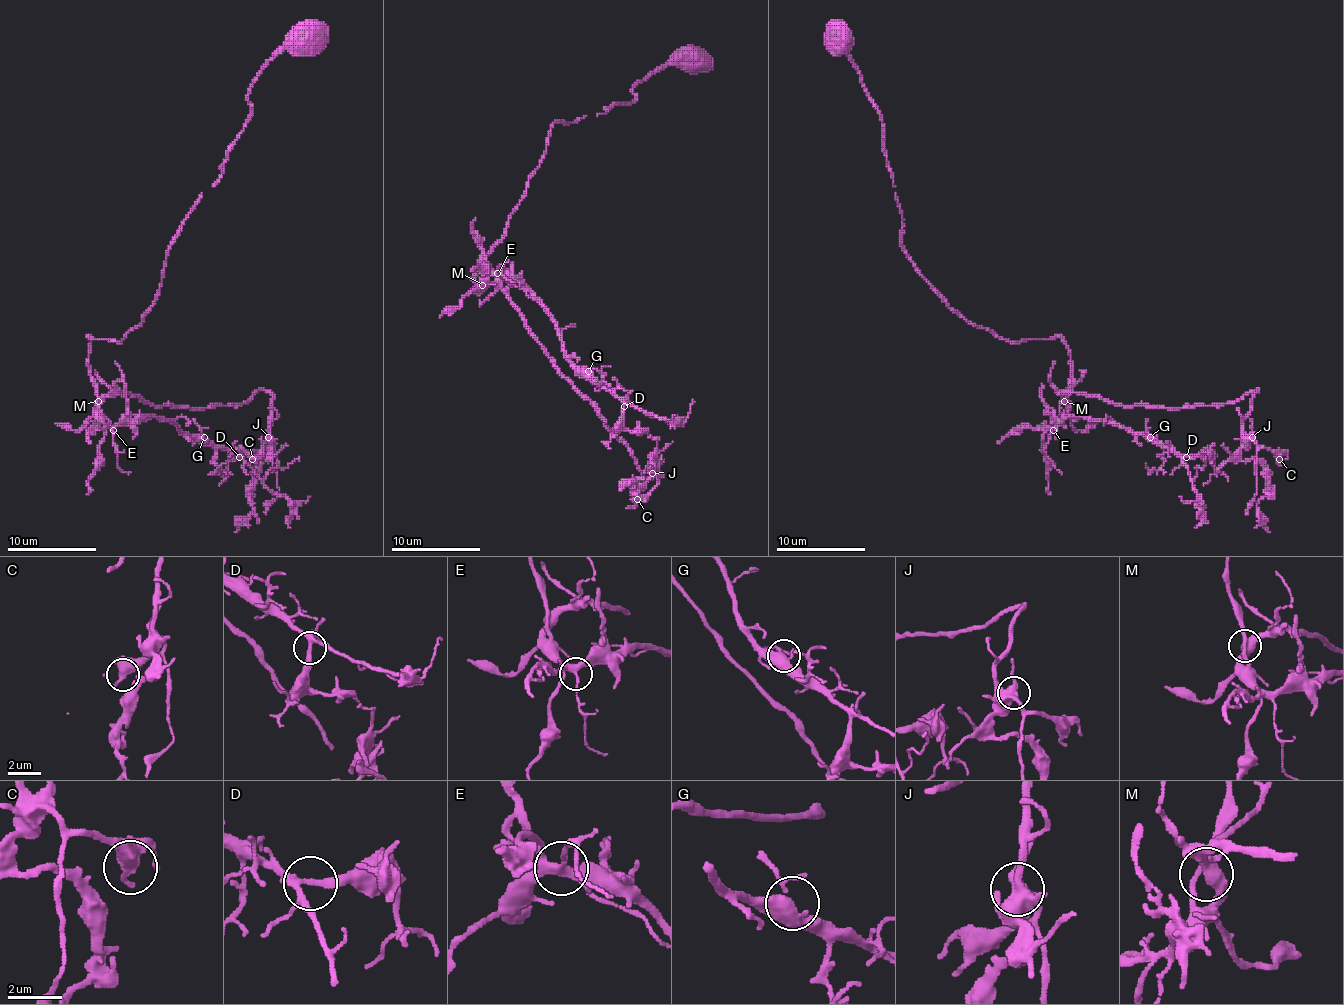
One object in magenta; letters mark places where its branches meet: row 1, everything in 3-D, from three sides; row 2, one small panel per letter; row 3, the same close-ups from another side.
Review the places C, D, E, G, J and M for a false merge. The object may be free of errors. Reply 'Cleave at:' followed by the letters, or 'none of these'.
Cleave at: none of these

